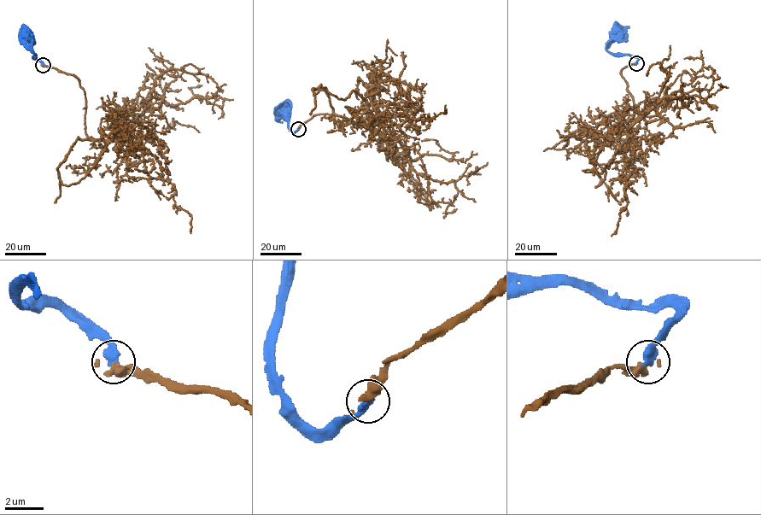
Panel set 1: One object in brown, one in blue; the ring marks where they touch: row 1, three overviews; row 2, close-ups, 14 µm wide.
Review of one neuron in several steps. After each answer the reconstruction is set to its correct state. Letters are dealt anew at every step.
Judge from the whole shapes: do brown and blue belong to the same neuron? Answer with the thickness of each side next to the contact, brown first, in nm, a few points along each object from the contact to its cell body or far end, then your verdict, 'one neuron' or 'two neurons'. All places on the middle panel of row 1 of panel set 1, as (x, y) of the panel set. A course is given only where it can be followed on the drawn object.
calibres 320 and 440 nm; course brown (298, 129), (320, 114), (341, 127), (384, 123), (410, 159), (453, 157), (437, 141), (421, 141); course blue (298, 129), (291, 131), (288, 125), (291, 104), (287, 99), (287, 110), (282, 110); two neurons

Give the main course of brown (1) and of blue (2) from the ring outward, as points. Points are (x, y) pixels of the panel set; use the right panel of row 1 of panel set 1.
1: (635, 63), (621, 71), (633, 100), (631, 141), (630, 127), (658, 102), (668, 75), (658, 62), (648, 73)
2: (635, 63), (639, 57), (616, 55), (606, 50), (606, 43), (617, 32)

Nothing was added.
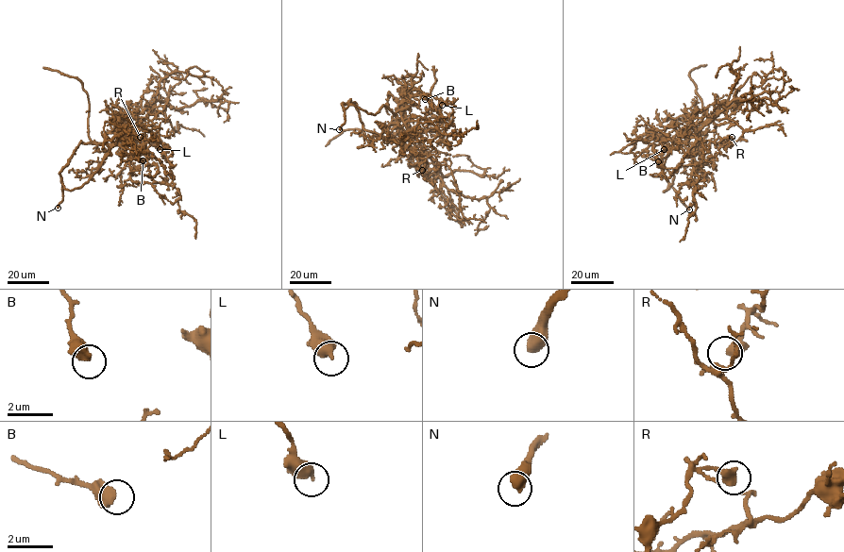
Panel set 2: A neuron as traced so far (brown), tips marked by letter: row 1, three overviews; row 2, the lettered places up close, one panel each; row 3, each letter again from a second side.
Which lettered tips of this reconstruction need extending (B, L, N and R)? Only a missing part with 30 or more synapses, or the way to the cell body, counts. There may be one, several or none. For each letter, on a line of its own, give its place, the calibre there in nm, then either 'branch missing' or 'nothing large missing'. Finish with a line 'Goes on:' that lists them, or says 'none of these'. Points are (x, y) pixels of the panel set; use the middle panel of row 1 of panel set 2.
B: (425, 99) | 600 nm | nothing large missing
L: (442, 105) | 500 nm | nothing large missing
N: (339, 129) | 600 nm | branch missing
R: (422, 170) | 340 nm | nothing large missing
Goes on: N

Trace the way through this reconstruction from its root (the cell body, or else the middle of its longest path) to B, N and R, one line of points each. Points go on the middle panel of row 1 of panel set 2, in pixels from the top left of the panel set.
B: (413, 139), (401, 116), (410, 97), (406, 91), (412, 88), (419, 90), (425, 99)
N: (413, 139), (388, 140), (366, 131), (357, 106), (348, 102), (342, 105), (345, 122), (339, 129)
R: (413, 139), (407, 141), (422, 153), (426, 162), (422, 170)

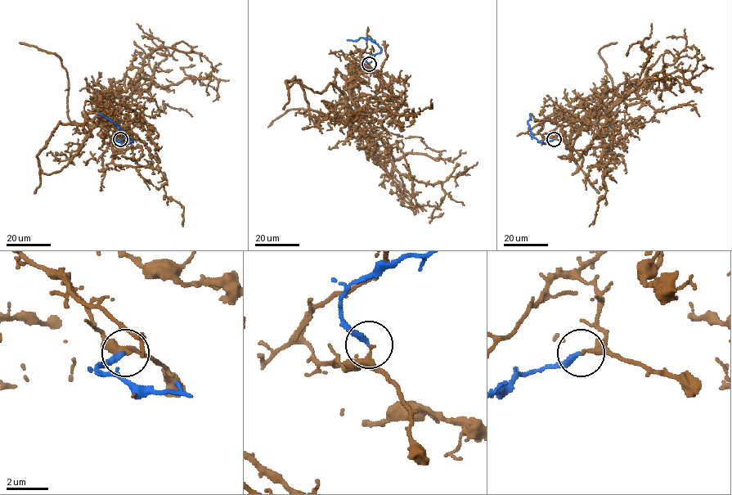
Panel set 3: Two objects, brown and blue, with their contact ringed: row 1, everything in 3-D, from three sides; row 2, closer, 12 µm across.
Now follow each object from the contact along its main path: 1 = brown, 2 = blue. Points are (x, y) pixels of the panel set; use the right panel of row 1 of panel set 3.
1: (554, 139), (559, 125), (597, 122), (605, 117), (639, 83), (648, 51), (638, 41), (628, 52)
2: (554, 139), (544, 144), (532, 134), (527, 123), (530, 114)

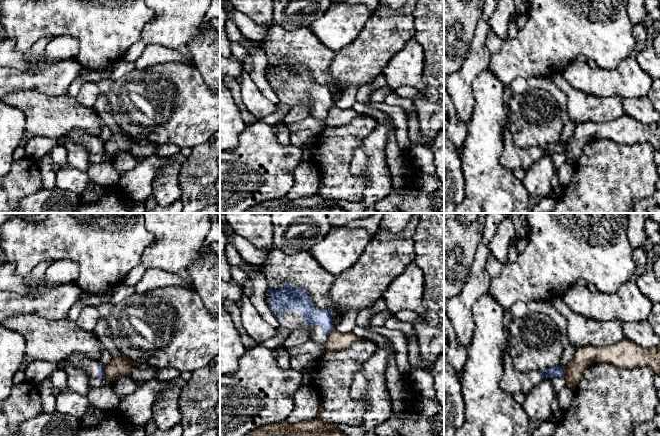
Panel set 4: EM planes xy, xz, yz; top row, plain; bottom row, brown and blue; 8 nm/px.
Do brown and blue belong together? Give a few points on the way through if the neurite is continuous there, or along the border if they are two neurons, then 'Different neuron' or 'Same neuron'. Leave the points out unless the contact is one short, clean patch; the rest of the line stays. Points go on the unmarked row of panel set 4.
Boundary: xy (103, 142), (104, 153). Different neuron

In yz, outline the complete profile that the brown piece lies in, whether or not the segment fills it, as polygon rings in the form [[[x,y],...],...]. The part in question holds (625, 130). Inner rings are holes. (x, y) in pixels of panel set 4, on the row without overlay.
[[[624,114],[611,122],[579,124],[574,134],[564,142],[567,162],[574,166],[587,142],[594,138],[606,138],[627,145],[648,142],[660,151],[660,120],[643,124]]]

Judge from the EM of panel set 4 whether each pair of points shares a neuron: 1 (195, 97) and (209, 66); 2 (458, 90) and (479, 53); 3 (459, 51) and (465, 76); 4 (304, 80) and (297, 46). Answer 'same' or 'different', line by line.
1: different
2: same
3: different
4: different

